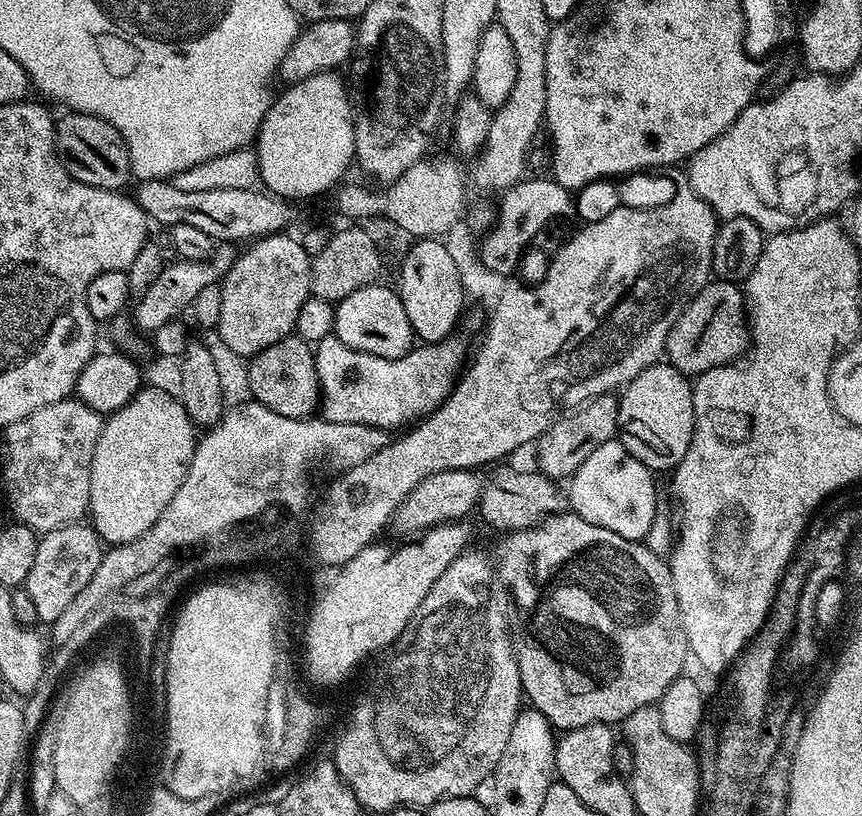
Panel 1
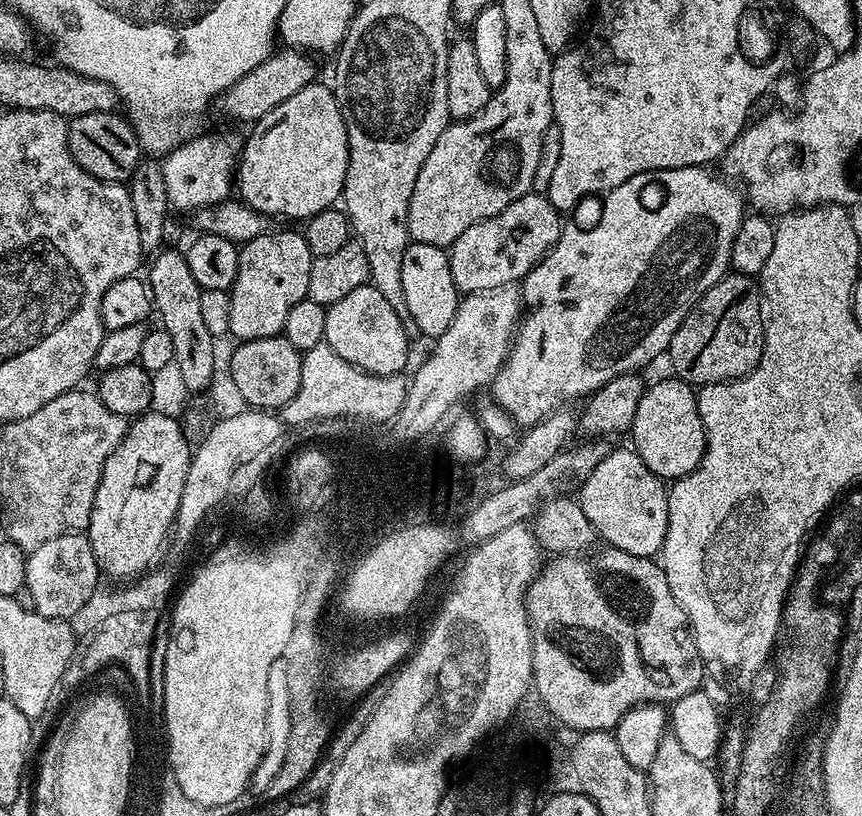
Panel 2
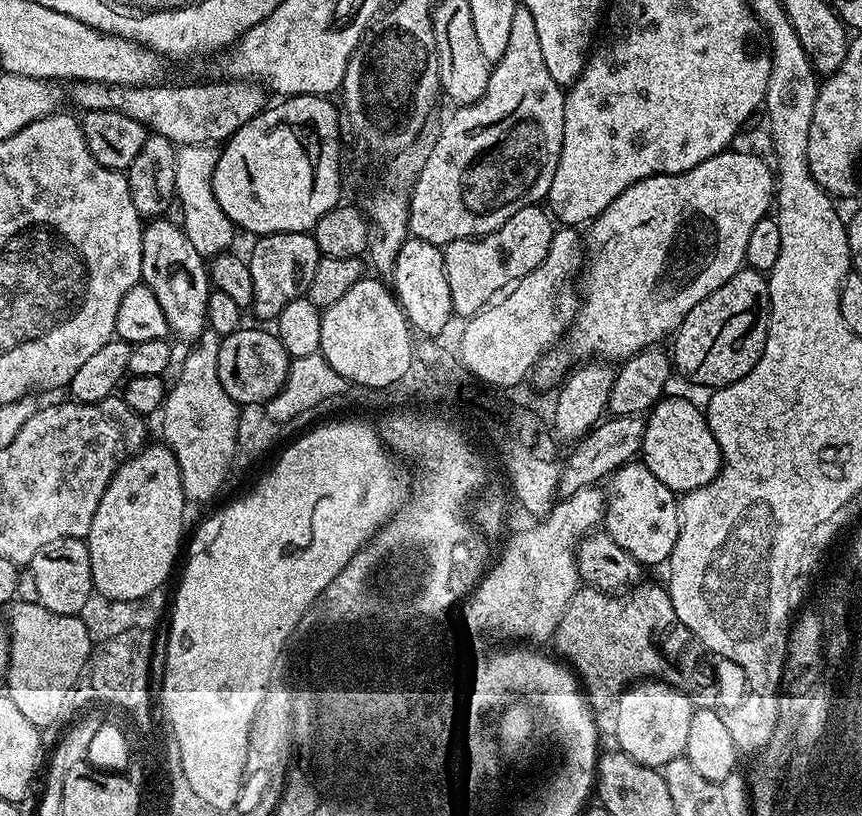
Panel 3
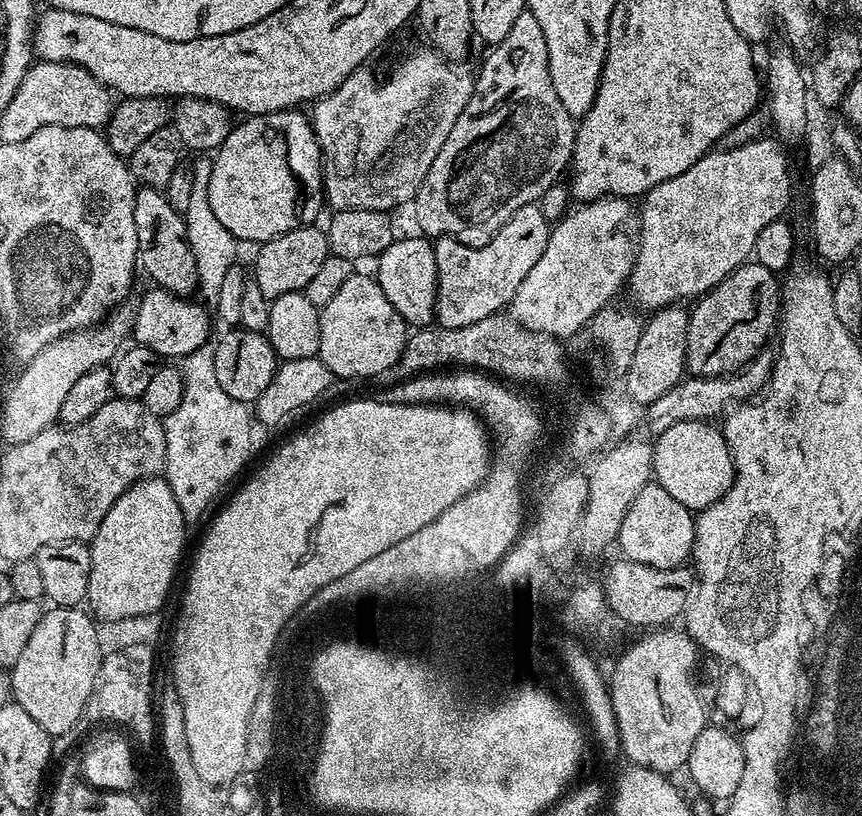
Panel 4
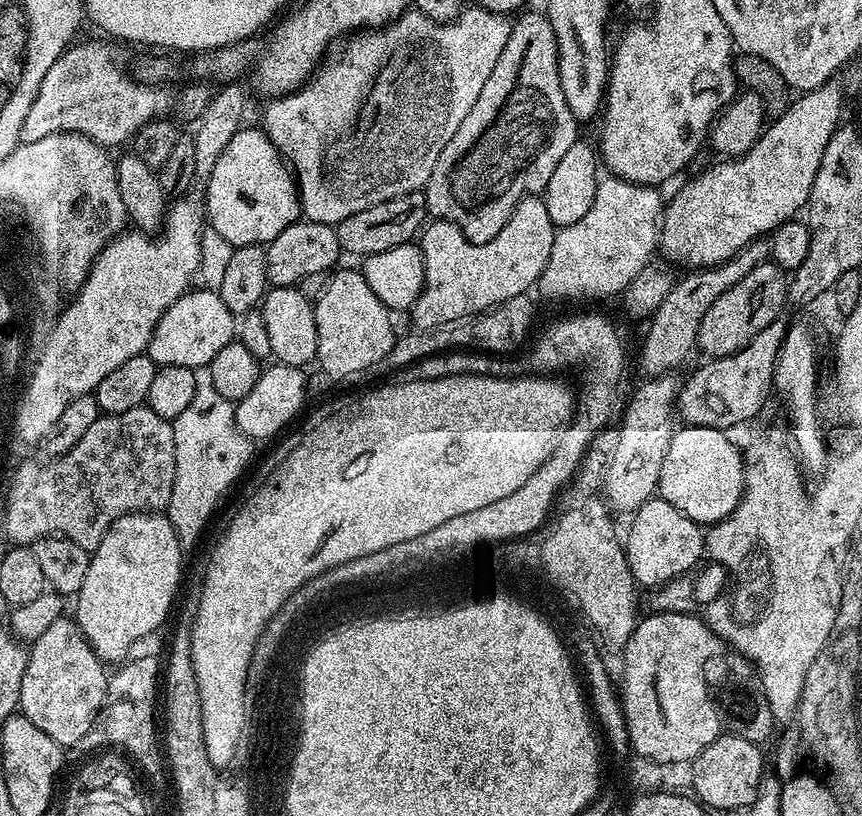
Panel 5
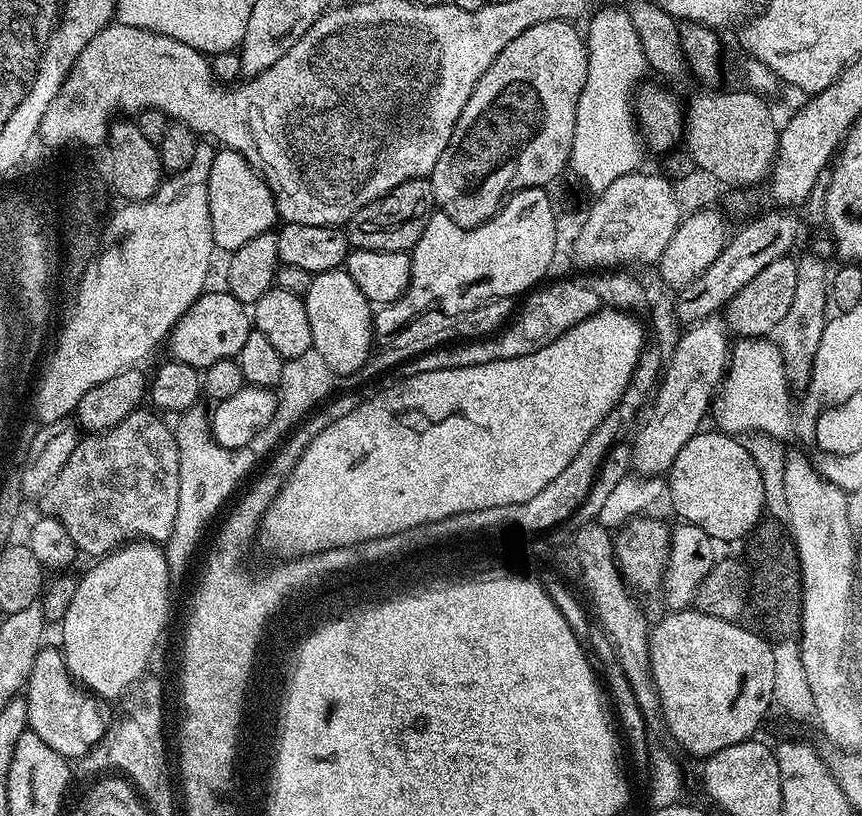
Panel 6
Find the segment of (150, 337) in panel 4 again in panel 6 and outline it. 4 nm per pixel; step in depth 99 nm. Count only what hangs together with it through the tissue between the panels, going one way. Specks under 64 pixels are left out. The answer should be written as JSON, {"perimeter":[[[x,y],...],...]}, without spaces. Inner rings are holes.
{"perimeter":[[[208,290],[188,307],[186,314],[182,314],[182,318],[172,327],[166,348],[172,351],[169,352],[171,359],[203,370],[214,362],[235,358],[253,330],[252,317],[245,304],[238,302],[238,298],[234,298],[227,290]]]}

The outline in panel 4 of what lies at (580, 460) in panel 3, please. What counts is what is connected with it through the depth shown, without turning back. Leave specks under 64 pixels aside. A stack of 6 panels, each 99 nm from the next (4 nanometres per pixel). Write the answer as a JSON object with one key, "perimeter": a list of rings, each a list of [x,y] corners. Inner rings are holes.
{"perimeter":[[[761,350],[755,360],[744,365],[739,372],[727,376],[692,376],[675,384],[662,398],[647,405],[648,420],[653,424],[657,433],[668,430],[674,422],[686,422],[687,420],[715,421],[723,417],[733,406],[755,397],[765,391],[766,385],[772,378],[772,362],[774,356],[771,351]]]}

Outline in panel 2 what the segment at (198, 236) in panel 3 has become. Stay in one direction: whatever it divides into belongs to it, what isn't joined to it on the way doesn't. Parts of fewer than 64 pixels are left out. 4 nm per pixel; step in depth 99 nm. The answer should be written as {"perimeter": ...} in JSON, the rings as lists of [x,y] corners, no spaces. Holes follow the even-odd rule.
{"perimeter":[[[234,127],[236,128],[224,132],[202,135],[199,133],[165,156],[161,168],[165,179],[167,200],[171,207],[177,211],[192,212],[229,199],[230,190],[232,188],[233,191],[234,188],[235,170],[239,165],[240,154],[245,142],[248,141],[249,133],[245,127]]]}

